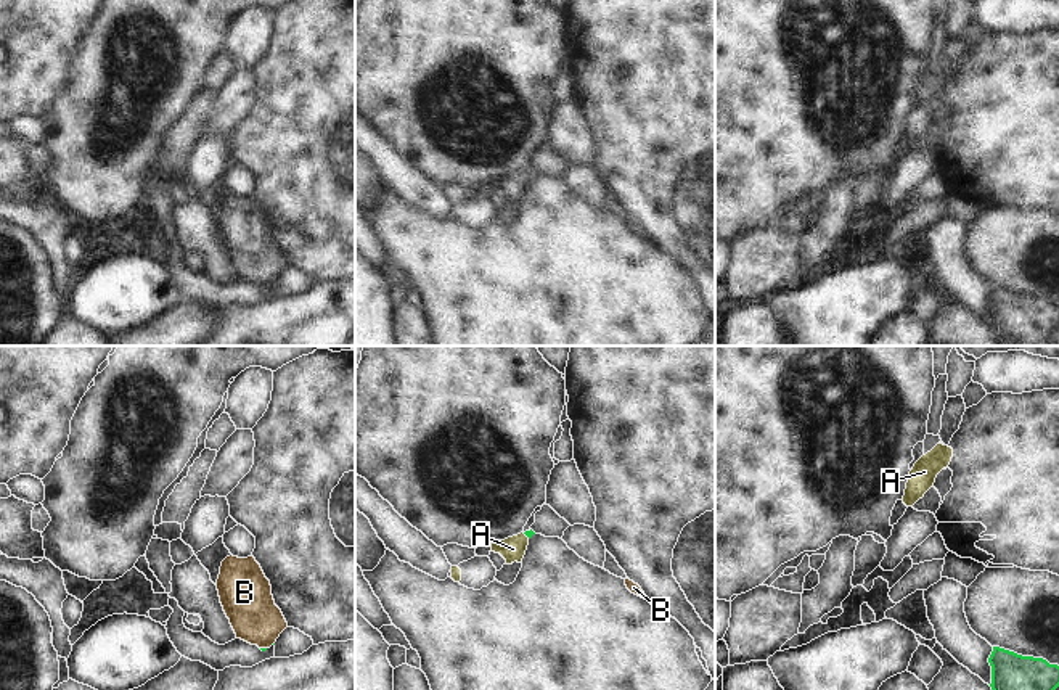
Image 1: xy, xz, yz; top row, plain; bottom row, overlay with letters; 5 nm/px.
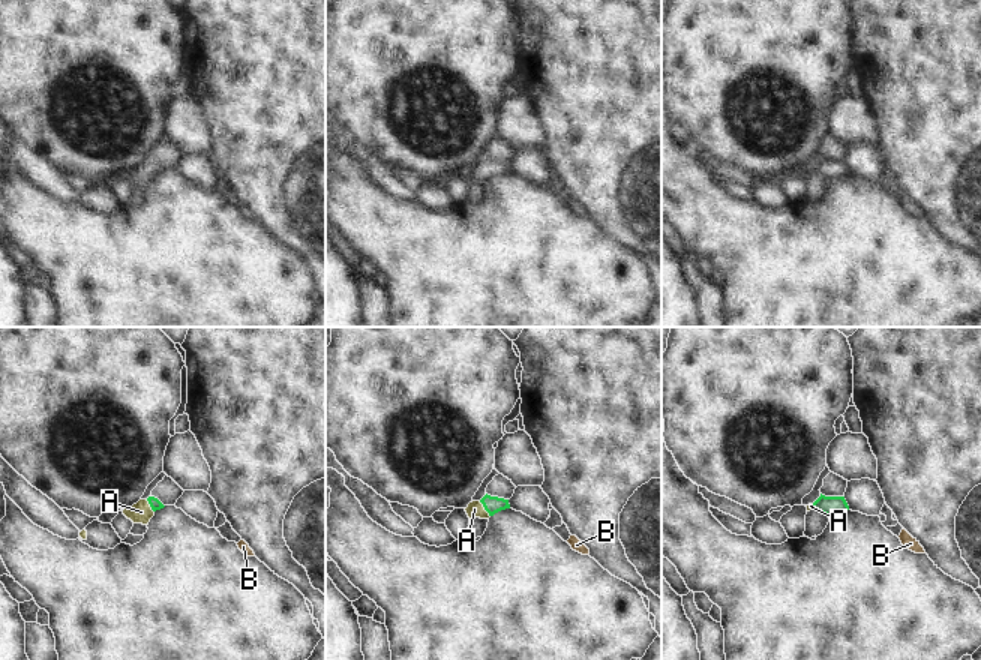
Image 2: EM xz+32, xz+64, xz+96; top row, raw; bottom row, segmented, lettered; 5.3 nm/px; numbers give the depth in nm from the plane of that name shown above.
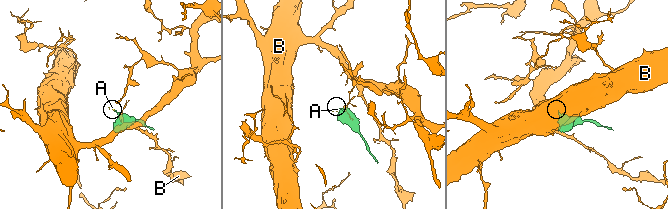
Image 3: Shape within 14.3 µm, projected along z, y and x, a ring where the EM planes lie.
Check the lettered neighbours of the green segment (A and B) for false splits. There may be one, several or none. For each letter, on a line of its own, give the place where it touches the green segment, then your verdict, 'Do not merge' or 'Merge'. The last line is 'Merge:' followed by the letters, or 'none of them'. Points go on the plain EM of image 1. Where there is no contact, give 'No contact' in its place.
A: Touches green at xz (526, 174). Merge
B: Touches green at xy (264, 288). Do not merge
Merge: A

